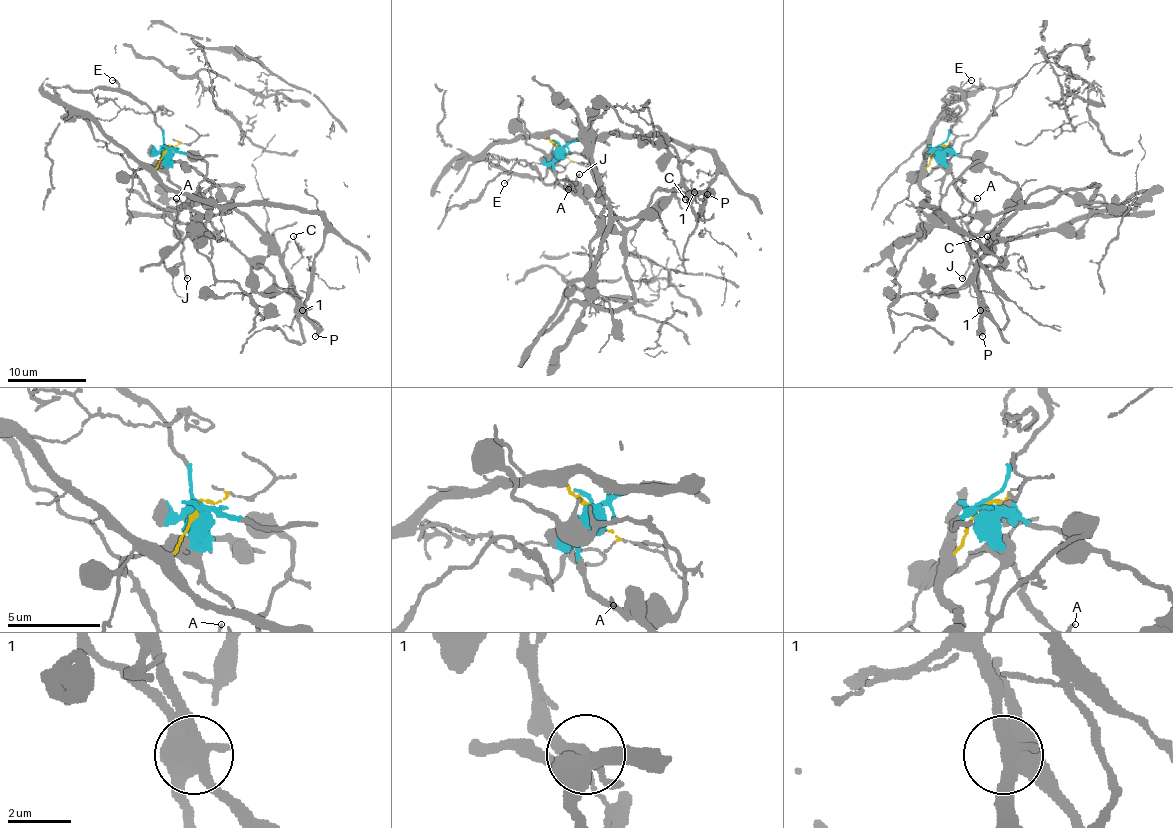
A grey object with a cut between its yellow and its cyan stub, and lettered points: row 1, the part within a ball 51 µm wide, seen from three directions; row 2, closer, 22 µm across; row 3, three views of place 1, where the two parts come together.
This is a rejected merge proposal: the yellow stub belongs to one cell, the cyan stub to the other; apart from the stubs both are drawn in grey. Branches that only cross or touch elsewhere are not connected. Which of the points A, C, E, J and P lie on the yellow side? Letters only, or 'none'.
C

